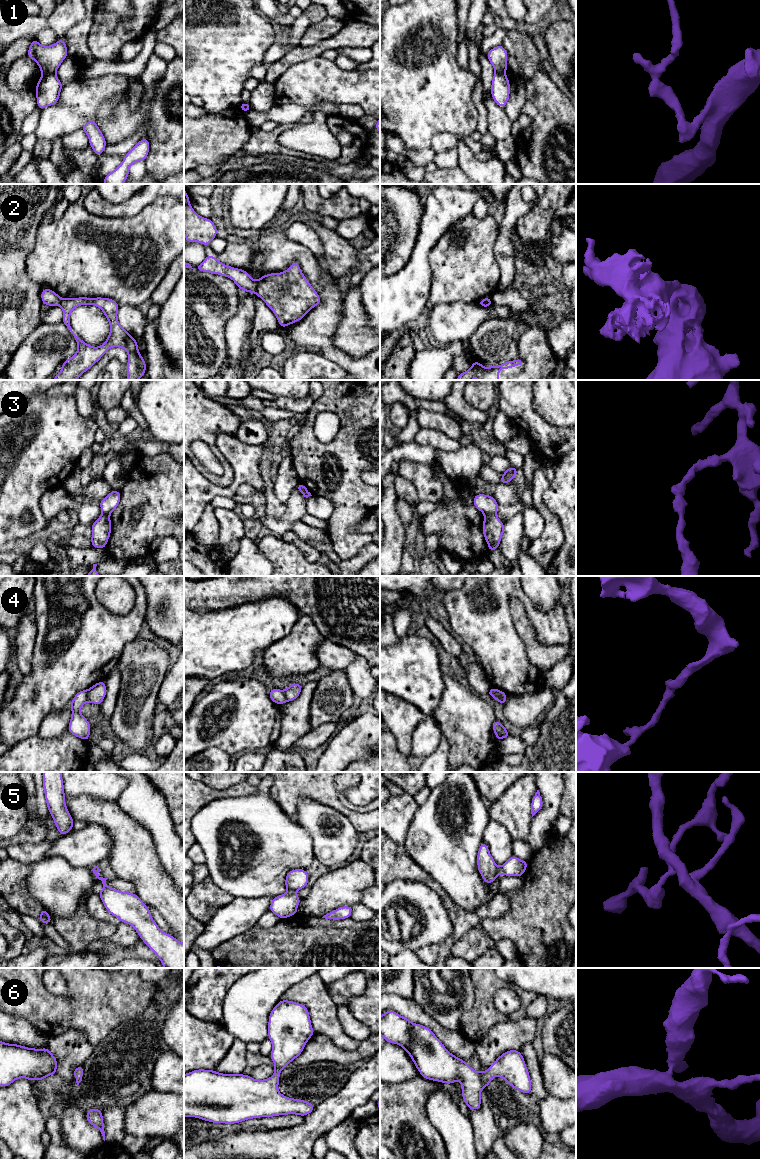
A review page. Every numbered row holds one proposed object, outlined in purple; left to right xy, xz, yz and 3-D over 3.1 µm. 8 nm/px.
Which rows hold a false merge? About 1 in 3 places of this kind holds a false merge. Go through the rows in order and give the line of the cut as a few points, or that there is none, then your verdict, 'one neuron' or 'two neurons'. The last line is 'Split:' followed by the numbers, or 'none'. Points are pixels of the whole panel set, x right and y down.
1: cut in xy along (54, 72), (43, 74); two neurons
2: cut in xz along (257, 281), (257, 290), (255, 292); two neurons
3: cut in yz along (485, 513), (495, 514); two neurons
4: cut in xy along (86, 690), (88, 700); two neurons
5: cut in xz along (289, 891), (293, 893); two neurons
6: no cut; one neuron
Split: 1, 2, 3, 4, 5

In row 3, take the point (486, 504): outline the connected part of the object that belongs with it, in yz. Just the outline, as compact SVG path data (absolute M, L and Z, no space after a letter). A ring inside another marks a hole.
M486 494L474 495L473 505L477 508L477 510L487 515L496 514L499 507L499 504L494 497Z

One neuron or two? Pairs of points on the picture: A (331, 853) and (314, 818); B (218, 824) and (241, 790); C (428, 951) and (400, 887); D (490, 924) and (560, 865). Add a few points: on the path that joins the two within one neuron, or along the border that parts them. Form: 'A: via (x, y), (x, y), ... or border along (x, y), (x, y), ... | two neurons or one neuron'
A: via (329, 844), (320, 835), (318, 827) | one neuron
B: border along (257, 786), (252, 794), (230, 795), (214, 800) | two neurons
C: border along (437, 944), (427, 944), (414, 951) | two neurons
D: via (508, 921), (546, 883) | one neuron

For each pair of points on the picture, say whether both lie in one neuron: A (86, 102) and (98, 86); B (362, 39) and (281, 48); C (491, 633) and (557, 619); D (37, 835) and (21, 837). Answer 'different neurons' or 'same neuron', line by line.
A: same neuron
B: different neurons
C: same neuron
D: same neuron

